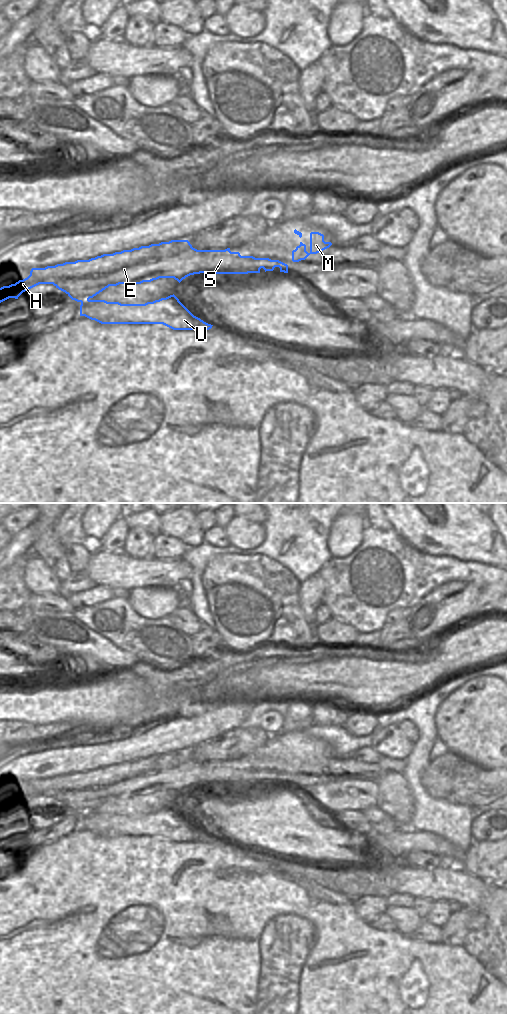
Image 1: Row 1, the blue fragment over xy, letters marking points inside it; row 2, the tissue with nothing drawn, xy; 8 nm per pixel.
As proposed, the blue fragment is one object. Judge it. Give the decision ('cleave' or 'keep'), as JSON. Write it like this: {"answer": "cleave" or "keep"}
{"answer": "cleave"}

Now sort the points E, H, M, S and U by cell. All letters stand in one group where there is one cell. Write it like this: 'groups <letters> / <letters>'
groups E H M S / U

